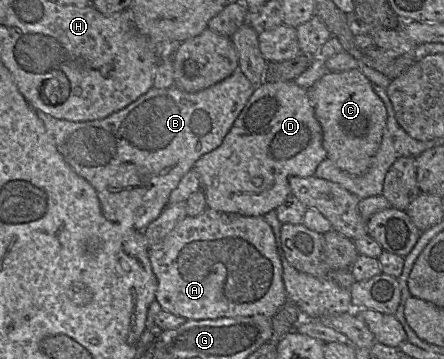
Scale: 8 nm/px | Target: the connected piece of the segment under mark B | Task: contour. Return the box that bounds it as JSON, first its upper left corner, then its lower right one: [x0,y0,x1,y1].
[35,70,255,232]

